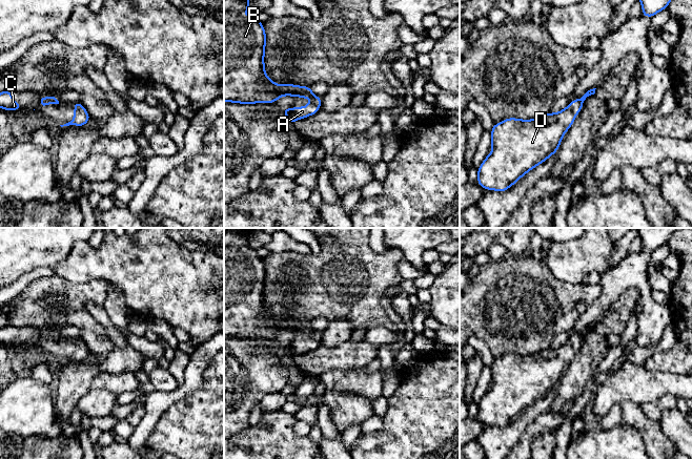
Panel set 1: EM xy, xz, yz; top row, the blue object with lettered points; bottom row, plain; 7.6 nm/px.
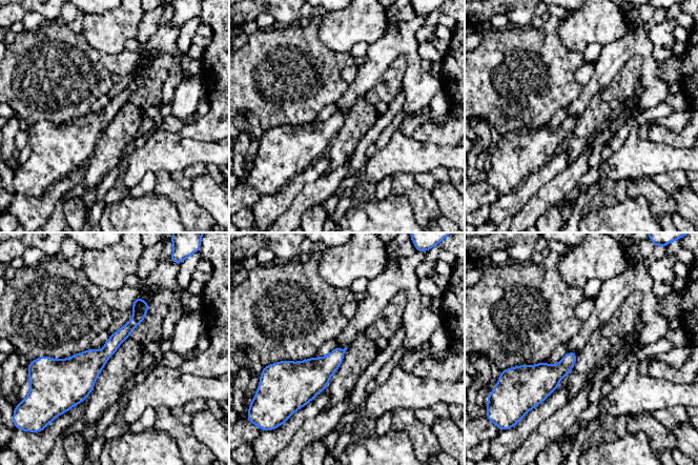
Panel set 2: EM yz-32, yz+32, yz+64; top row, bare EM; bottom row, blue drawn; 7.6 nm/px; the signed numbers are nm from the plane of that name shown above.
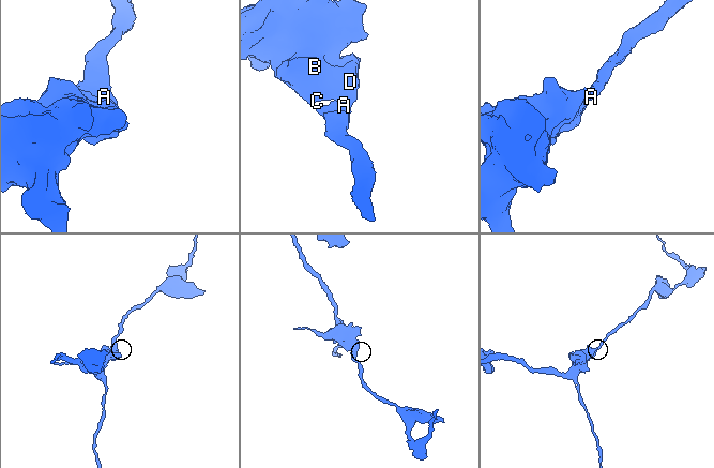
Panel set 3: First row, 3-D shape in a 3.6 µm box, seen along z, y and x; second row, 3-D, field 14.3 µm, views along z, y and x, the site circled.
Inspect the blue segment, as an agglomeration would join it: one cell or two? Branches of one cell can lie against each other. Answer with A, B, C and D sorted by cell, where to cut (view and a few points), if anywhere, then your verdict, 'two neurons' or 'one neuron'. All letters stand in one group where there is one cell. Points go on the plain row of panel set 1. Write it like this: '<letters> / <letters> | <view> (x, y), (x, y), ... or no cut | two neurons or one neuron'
A B C D | no cut | one neuron

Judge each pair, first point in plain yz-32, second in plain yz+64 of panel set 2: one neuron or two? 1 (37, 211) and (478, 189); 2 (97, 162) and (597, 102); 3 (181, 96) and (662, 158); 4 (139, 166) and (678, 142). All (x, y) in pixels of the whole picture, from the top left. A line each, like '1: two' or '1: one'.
1: two
2: one
3: two
4: two

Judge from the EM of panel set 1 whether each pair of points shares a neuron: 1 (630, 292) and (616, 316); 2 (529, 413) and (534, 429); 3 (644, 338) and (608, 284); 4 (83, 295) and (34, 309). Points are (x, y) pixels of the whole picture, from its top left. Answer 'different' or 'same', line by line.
1: same
2: different
3: same
4: same

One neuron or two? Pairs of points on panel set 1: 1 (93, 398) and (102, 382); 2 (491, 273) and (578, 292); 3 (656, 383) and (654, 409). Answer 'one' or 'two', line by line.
1: two
2: one
3: two

